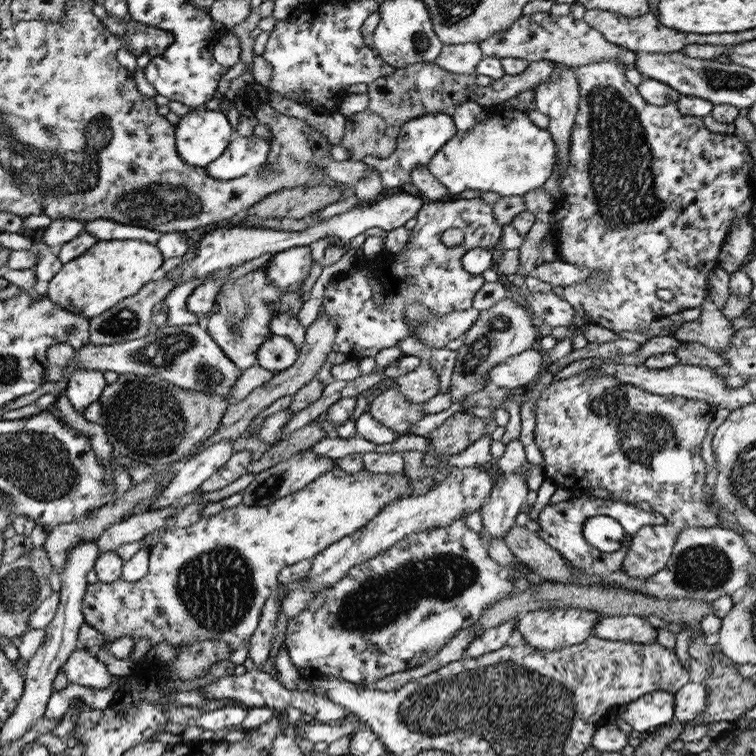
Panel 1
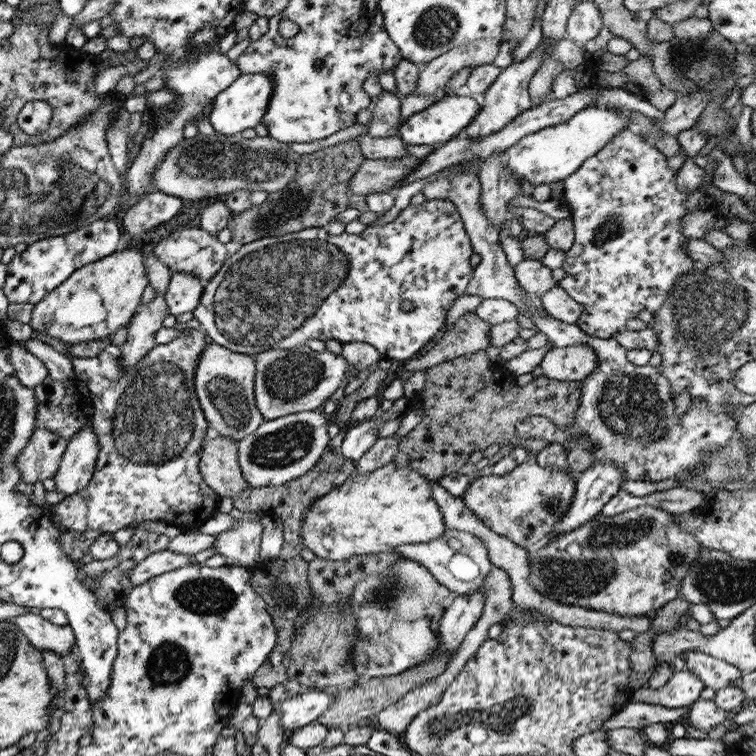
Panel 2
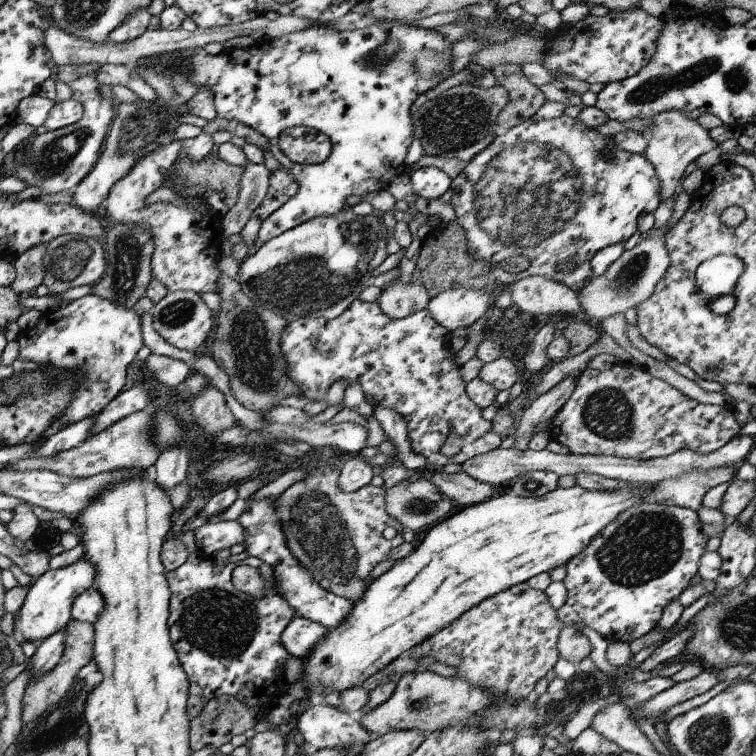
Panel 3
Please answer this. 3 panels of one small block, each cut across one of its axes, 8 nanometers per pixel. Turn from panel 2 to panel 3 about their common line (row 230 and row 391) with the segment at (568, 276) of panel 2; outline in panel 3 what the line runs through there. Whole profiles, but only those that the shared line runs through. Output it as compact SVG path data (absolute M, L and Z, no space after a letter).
M615 362L604 371L585 367L576 378L571 396L549 421L549 438L566 446L572 455L609 455L642 461L663 458L679 449L689 449L704 455L721 448L731 437L739 435L739 424L732 416L732 408L695 402L632 362Z

